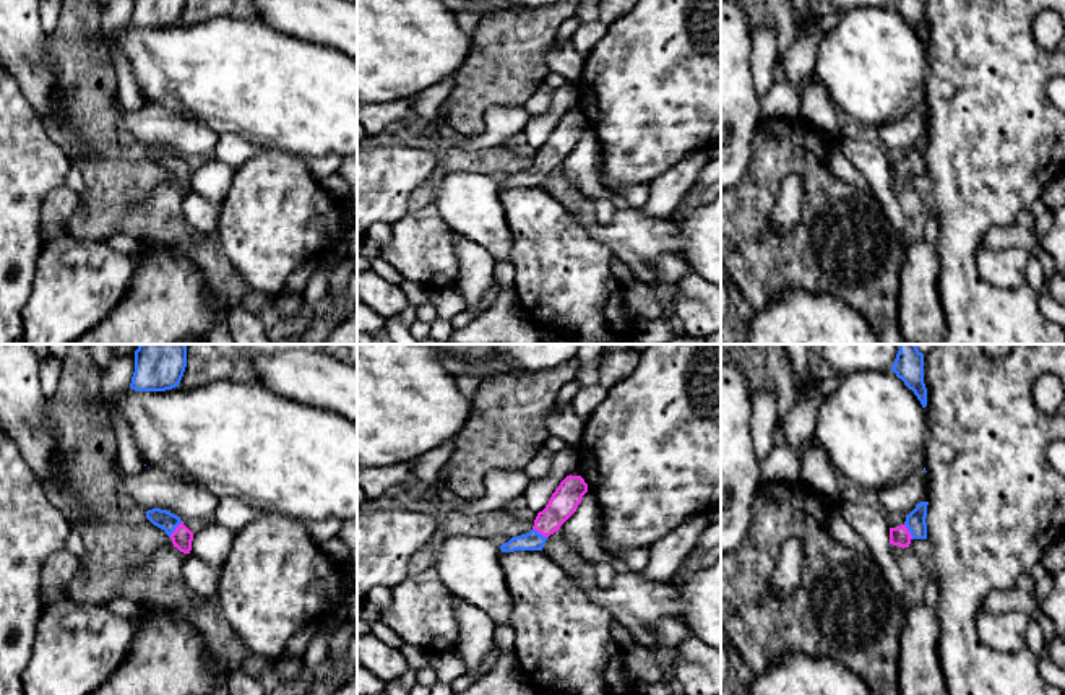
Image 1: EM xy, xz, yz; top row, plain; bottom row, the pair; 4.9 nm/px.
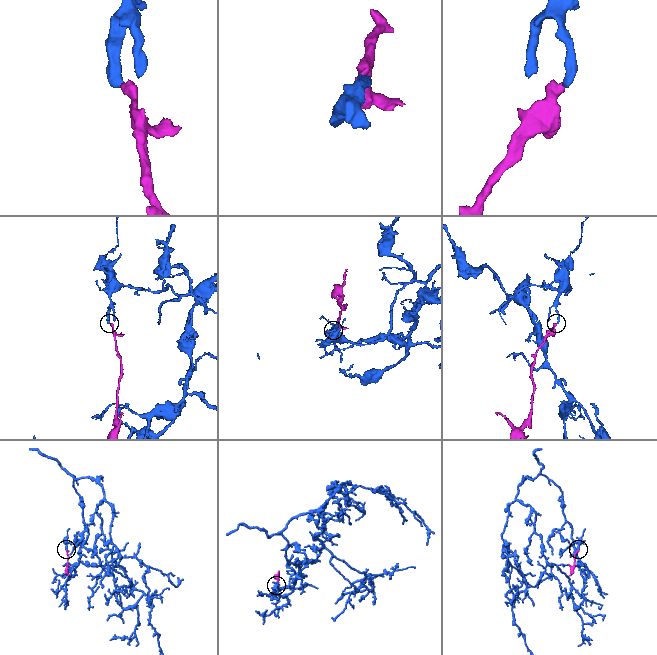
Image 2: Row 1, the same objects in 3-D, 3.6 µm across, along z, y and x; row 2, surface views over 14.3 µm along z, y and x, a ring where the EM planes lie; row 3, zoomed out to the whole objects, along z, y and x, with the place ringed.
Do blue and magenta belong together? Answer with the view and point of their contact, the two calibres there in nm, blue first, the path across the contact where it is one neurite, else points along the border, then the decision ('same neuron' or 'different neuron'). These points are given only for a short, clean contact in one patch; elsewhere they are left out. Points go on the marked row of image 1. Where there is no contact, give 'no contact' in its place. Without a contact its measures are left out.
contact xy (174, 530); calibres 90 and 100 nm; way xy (161, 518), (174, 530), (182, 536); same neuron

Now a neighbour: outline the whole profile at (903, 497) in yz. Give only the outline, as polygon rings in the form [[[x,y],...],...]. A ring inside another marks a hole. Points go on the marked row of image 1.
[[[919,469],[899,484],[878,490],[872,500],[882,510],[906,516],[917,503],[929,500],[929,476],[924,469]]]

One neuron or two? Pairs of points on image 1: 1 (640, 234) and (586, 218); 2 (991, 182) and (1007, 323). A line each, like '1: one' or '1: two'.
1: one
2: one

